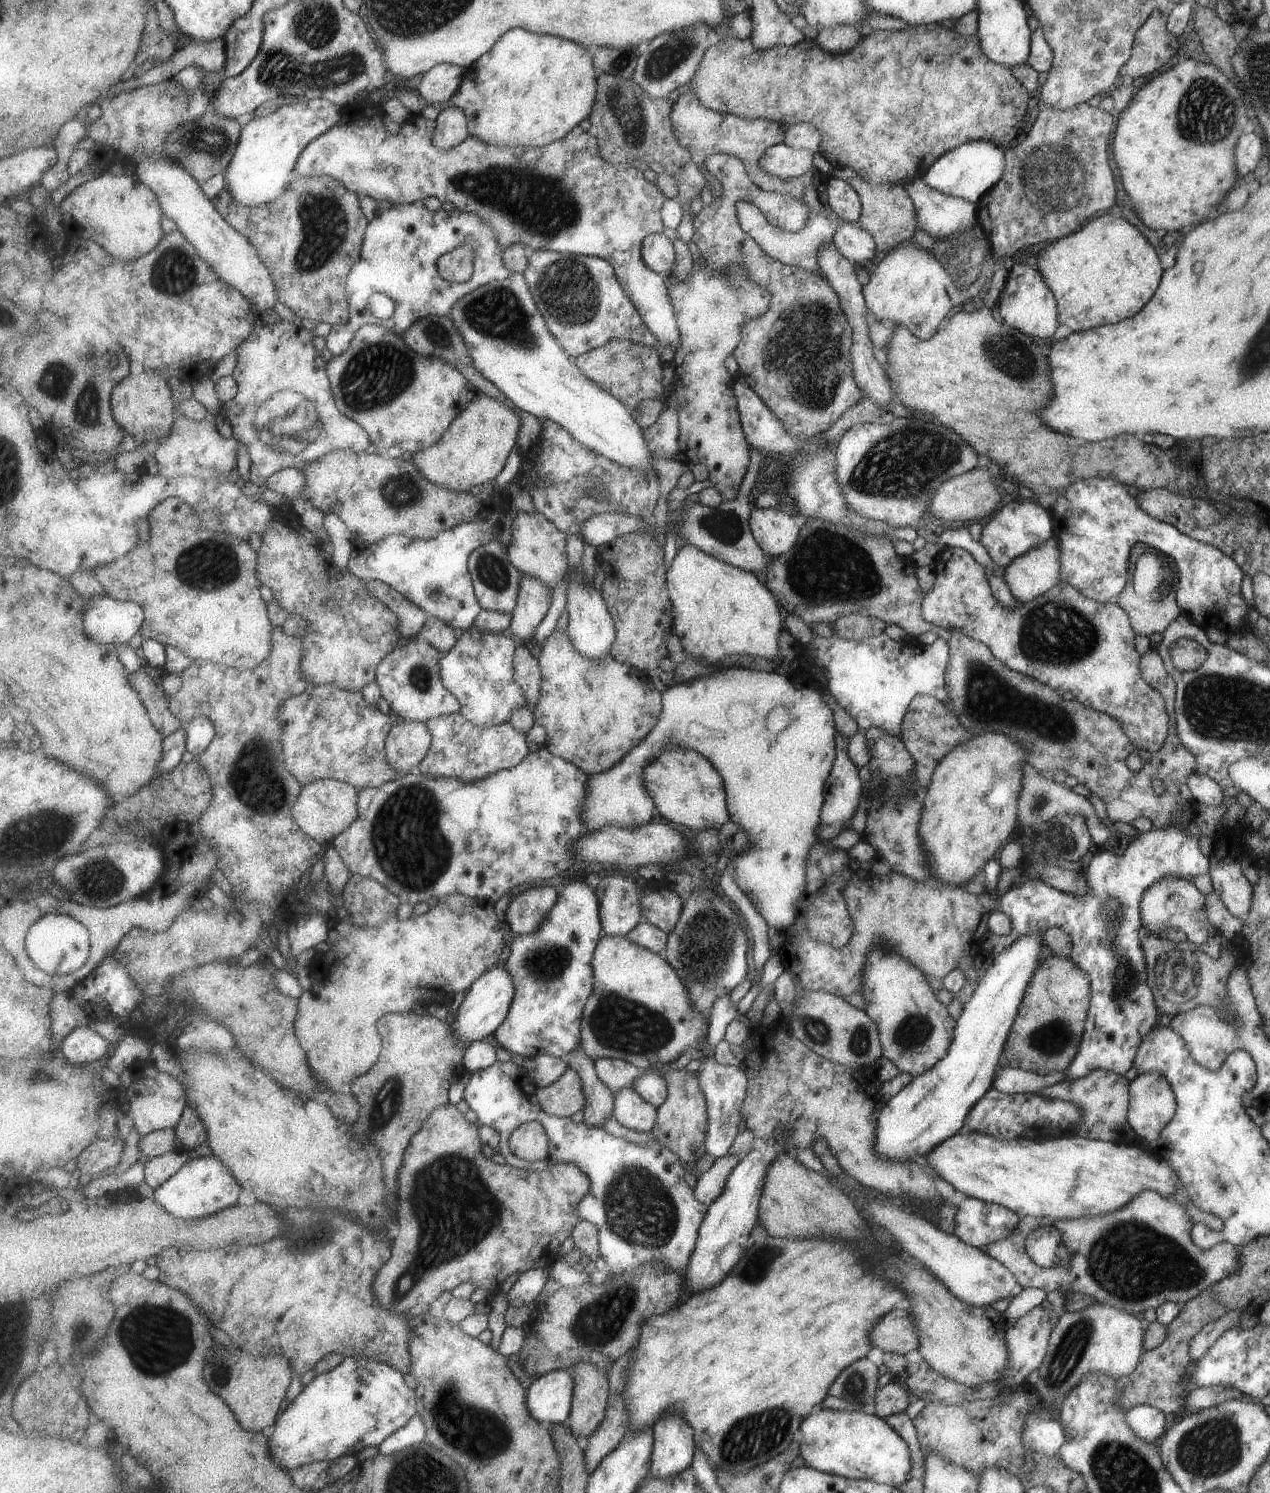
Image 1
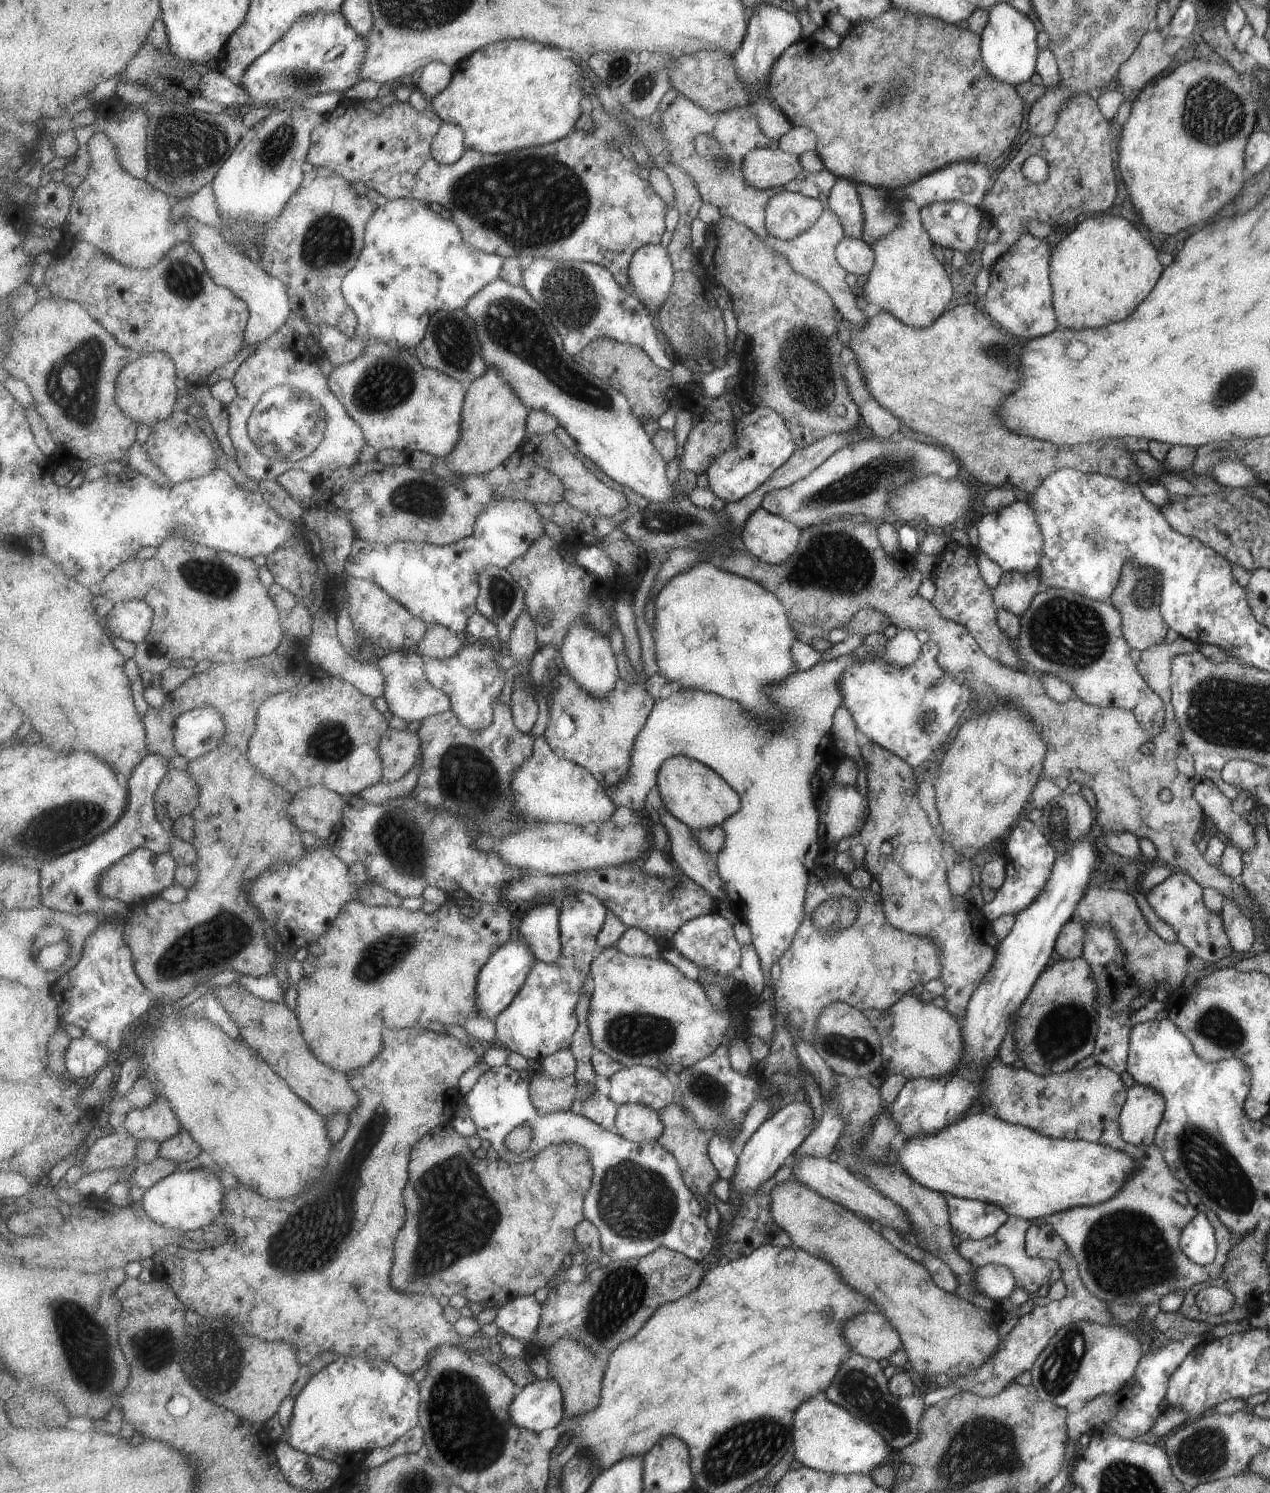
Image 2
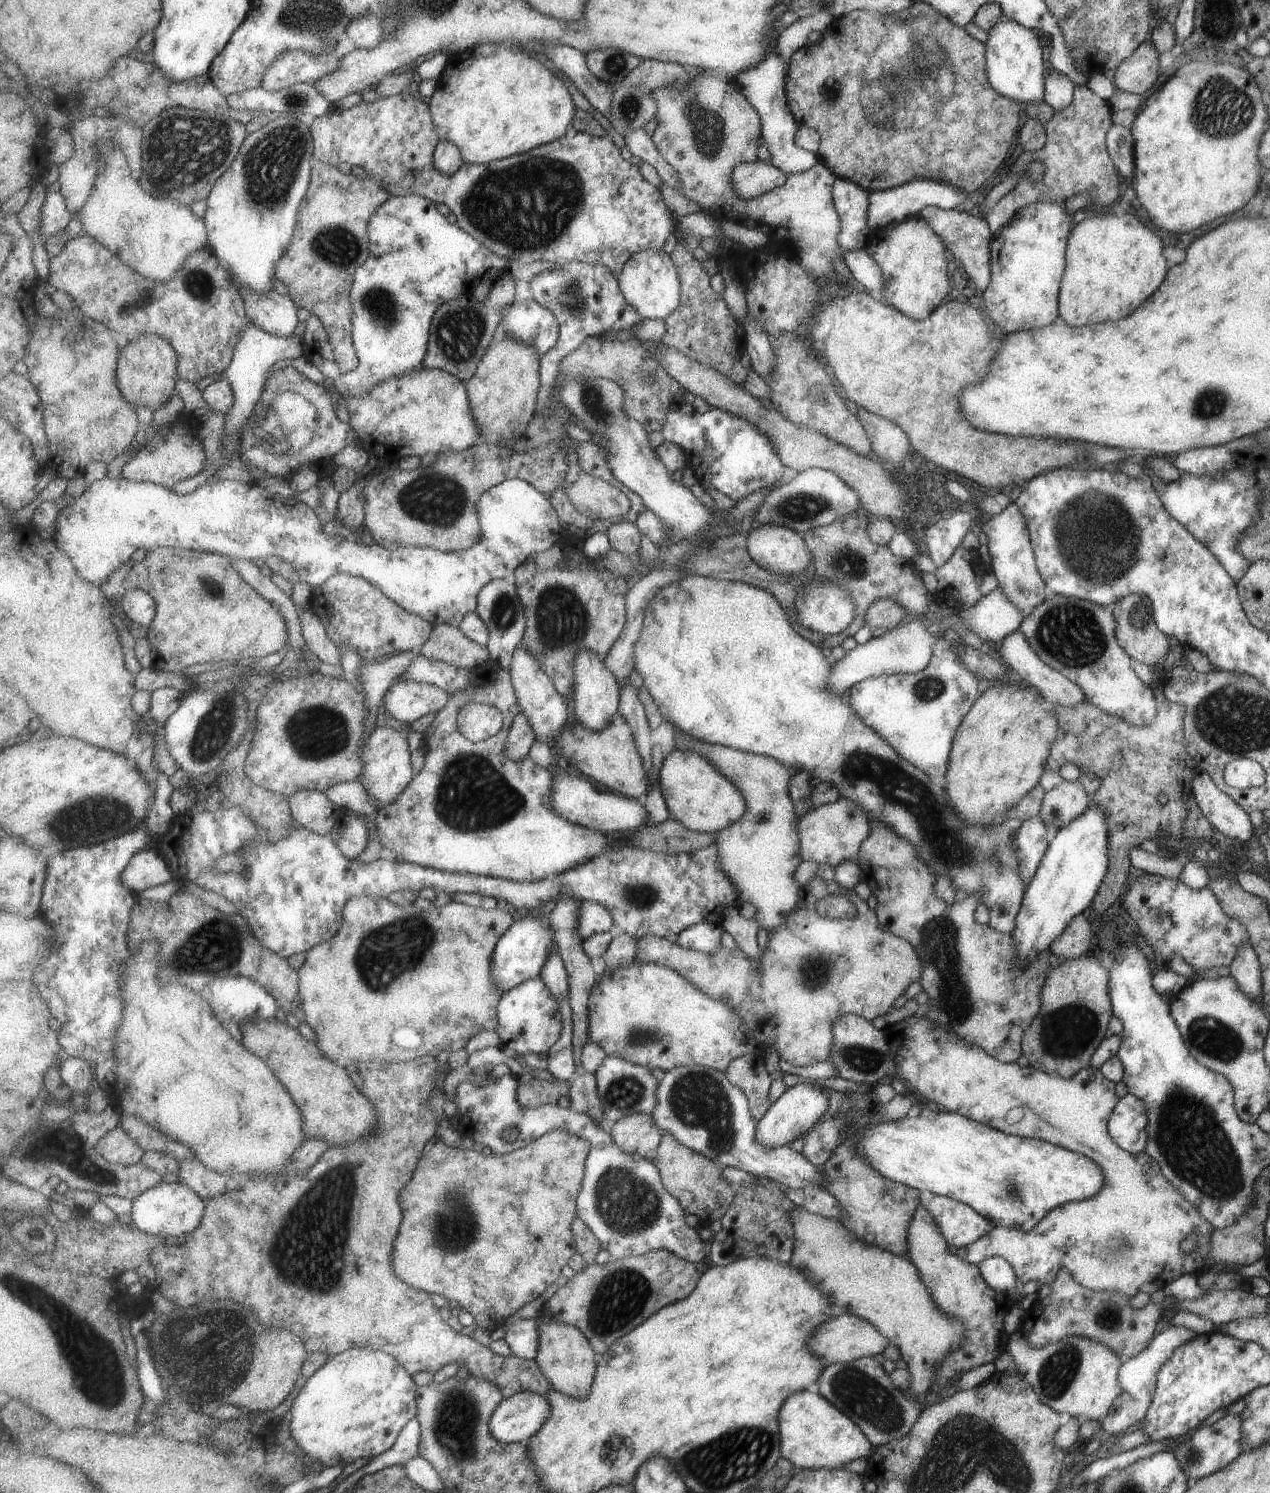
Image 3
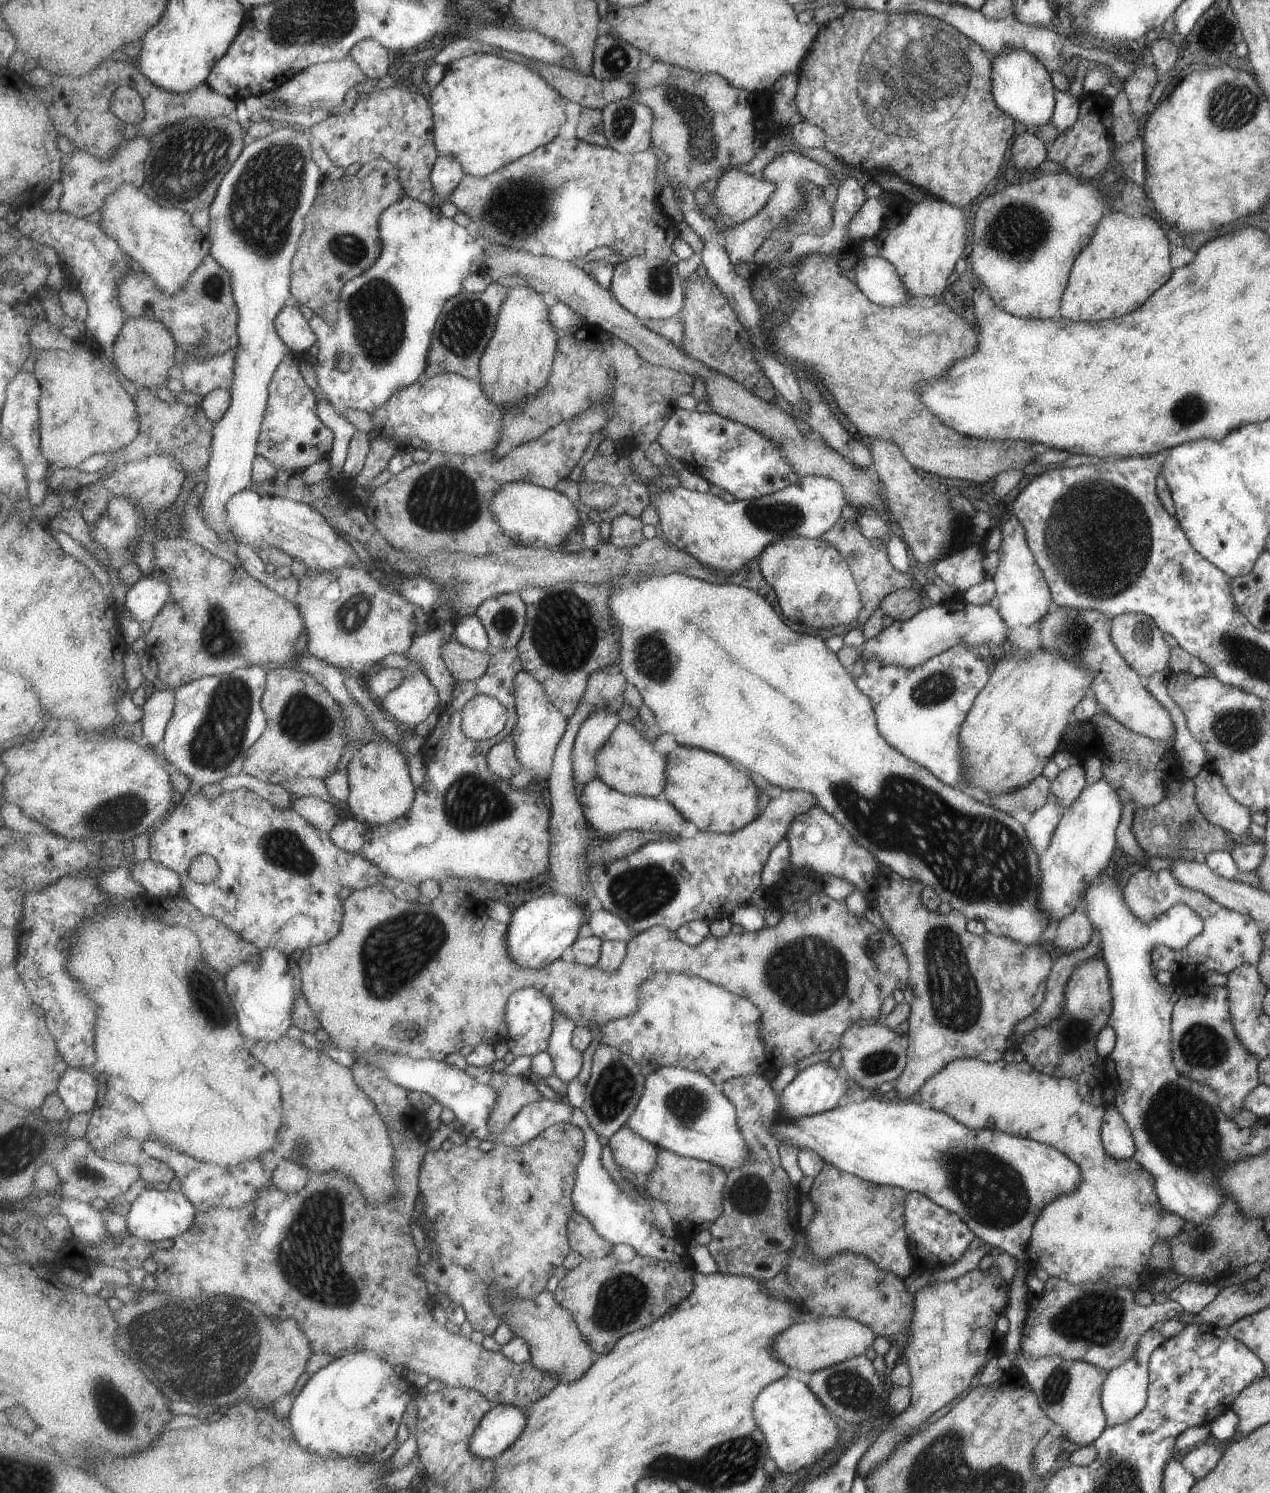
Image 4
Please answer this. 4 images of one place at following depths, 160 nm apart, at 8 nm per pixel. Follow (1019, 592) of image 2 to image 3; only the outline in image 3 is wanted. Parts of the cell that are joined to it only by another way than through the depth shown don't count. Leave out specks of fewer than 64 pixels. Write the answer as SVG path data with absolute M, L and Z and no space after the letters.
M997 586L986 595L981 595L980 600L973 606L966 609L961 608L957 616L963 620L963 624L971 632L974 632L972 634L976 635L982 642L999 644L1006 634L1018 630L1025 614L1017 610L1017 607L1013 606L1009 599L1006 599L1006 596L1002 593L1002 588Z

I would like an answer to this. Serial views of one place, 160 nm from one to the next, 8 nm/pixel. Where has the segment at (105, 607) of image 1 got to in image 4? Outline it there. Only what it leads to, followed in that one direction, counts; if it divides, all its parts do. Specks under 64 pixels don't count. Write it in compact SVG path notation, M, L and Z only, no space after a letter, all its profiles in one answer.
M144 575L126 593L123 608L141 622L152 621L172 596L172 587L168 582Z

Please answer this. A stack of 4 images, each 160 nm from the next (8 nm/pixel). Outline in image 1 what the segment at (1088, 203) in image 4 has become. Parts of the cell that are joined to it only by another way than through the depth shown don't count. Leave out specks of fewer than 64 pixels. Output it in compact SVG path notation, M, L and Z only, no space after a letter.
M1013 263L1007 273L998 304L994 309L997 316L1001 317L1002 321L1008 323L1009 326L1039 342L1047 342L1047 338L1050 340L1058 326L1058 320L1055 318L1055 299L1055 295L1049 290L1037 269Z

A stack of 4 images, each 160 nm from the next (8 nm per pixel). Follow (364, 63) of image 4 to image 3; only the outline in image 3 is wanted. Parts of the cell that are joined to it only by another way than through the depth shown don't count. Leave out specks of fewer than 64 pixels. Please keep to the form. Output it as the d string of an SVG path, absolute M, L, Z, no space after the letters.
M365 13L364 17L355 17L346 30L349 39L357 49L372 49L380 45L383 38L381 18L375 13Z

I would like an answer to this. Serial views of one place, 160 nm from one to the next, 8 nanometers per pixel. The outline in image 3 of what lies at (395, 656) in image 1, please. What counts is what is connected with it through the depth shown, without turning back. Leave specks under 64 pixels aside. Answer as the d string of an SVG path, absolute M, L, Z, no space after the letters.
M397 679L386 692L384 708L393 718L410 725L429 712L438 713L448 705L450 694L429 683Z

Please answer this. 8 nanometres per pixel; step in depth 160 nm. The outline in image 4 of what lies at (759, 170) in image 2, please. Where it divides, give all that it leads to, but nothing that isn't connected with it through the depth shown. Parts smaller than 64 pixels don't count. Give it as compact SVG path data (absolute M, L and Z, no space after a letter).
M739 168L725 172L712 195L712 202L720 211L716 222L718 233L759 214L773 189L774 184L764 177L763 172L749 174Z

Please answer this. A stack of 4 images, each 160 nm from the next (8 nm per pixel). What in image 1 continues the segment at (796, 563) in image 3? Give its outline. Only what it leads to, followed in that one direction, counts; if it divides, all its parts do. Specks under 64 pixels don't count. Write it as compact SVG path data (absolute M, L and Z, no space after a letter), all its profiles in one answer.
M754 507L750 525L760 547L771 557L787 552L797 542L799 518L780 509Z

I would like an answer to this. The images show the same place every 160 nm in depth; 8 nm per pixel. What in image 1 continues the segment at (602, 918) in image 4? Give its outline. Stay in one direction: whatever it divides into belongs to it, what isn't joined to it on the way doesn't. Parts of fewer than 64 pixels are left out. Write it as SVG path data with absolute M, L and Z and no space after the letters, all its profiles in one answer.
M573 882L573 884L568 884L559 894L559 900L557 904L550 910L546 921L535 931L528 935L517 935L510 944L510 955L506 960L506 966L508 971L515 979L516 986L516 996L513 999L512 1005L510 1006L510 1011L508 1012L508 1017L505 1022L496 1030L493 1035L493 1040L510 1050L515 1052L515 1054L521 1054L521 1056L530 1059L539 1055L551 1055L554 1057L568 1058L574 1049L579 1048L581 1037L582 1037L582 1024L584 1020L584 1010L594 991L594 966L593 959L596 953L597 945L600 944L600 940L603 937L602 930L602 920L601 920L601 903L600 898L597 896L595 888L589 888L586 883L583 882Z

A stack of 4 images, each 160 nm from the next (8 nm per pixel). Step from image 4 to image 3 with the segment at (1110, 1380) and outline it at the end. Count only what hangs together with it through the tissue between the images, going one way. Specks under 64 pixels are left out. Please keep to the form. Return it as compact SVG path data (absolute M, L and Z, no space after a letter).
M1162 1325L1143 1350L1140 1350L1134 1357L1122 1360L1118 1378L1121 1392L1113 1400L1111 1411L1101 1418L1099 1422L1101 1430L1105 1430L1107 1434L1119 1434L1127 1430L1129 1426L1142 1421L1156 1390L1157 1373L1160 1372L1161 1365L1164 1365L1165 1360L1172 1356L1172 1352L1178 1346L1192 1340L1195 1336L1197 1334L1192 1330Z

